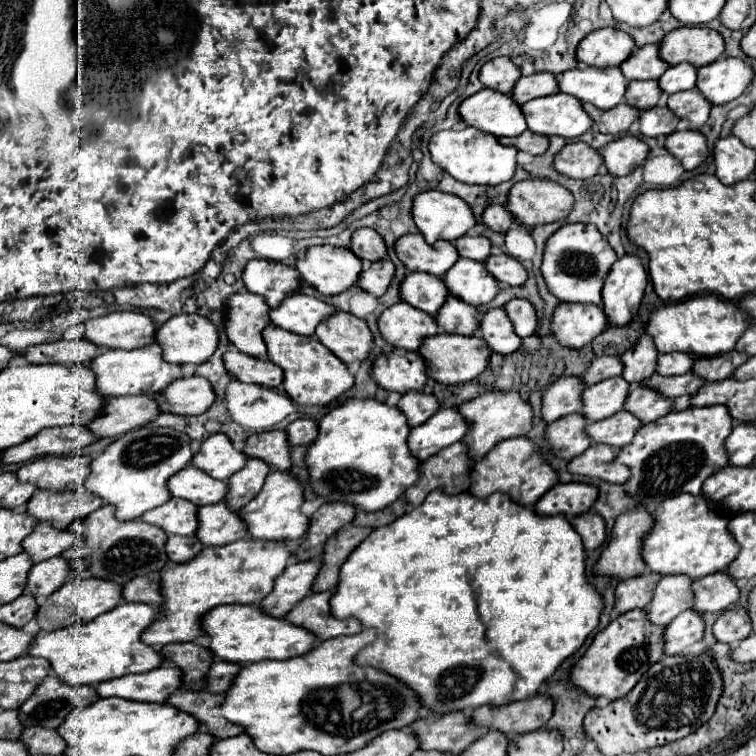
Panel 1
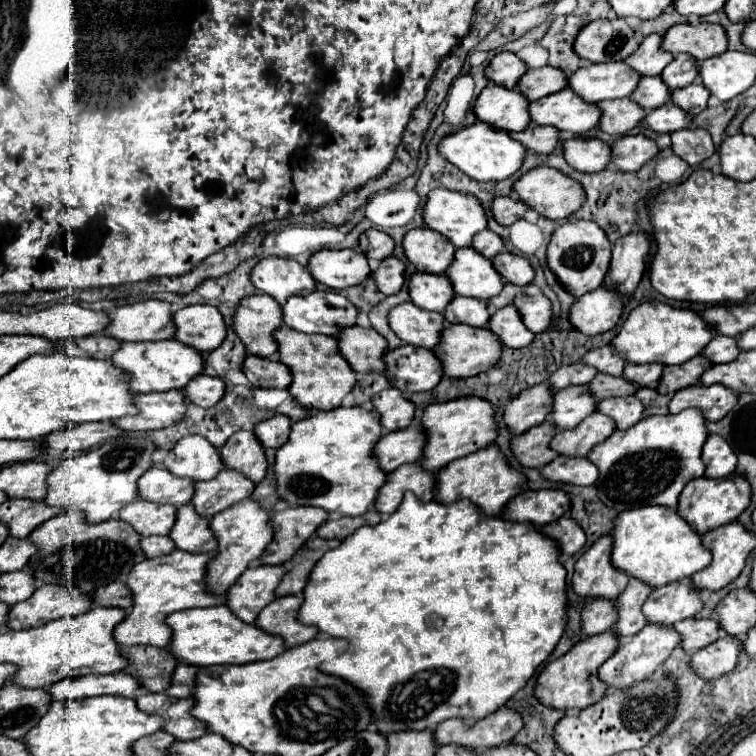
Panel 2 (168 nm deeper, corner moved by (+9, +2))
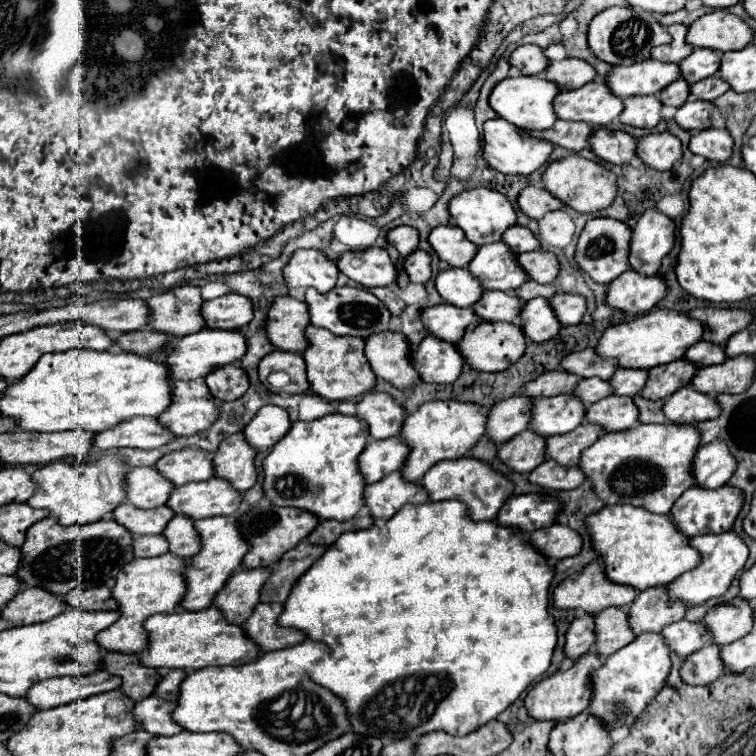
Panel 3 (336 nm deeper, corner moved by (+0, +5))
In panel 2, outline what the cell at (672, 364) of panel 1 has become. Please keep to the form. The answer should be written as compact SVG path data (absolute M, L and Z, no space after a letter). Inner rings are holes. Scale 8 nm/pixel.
M626 364L624 368L624 378L628 382L636 382L642 388L650 388L660 380L662 374L662 364L644 364L644 366L634 366L634 364Z

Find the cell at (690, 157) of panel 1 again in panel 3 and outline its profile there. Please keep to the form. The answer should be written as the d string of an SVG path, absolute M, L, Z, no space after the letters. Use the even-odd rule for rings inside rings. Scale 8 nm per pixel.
M705 129L705 131L695 131L689 141L689 149L695 155L701 155L709 161L723 163L731 157L733 153L733 139L727 129Z

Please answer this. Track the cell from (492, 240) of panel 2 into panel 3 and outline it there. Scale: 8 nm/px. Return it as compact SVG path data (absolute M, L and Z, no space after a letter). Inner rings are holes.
M513 225L509 227L509 231L505 231L505 235L501 237L501 241L513 249L515 253L523 253L523 251L535 251L539 249L539 241L535 239L535 235L521 225Z

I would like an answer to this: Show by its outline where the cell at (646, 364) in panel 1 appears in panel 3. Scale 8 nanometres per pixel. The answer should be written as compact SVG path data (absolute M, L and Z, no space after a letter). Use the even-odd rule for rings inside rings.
M583 349L577 353L567 355L561 361L561 369L571 371L581 377L601 377L601 379L611 379L613 373L619 369L615 359L605 359L595 353L595 349Z

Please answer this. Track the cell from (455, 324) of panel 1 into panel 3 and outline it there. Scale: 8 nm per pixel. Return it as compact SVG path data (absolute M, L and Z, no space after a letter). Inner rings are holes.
M485 291L473 305L473 311L483 321L515 321L521 311L521 301L503 291Z

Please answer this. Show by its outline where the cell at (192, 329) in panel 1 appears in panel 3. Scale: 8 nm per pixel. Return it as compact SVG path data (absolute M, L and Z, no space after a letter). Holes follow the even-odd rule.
M227 293L213 301L205 301L201 307L201 317L207 329L239 331L249 323L249 319L253 319L253 307L247 297Z

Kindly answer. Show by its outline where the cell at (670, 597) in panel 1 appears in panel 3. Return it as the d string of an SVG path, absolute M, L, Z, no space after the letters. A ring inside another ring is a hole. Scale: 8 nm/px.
M609 607L595 617L597 643L595 651L601 659L609 657L617 649L633 641L633 631L629 631L629 613L621 607Z

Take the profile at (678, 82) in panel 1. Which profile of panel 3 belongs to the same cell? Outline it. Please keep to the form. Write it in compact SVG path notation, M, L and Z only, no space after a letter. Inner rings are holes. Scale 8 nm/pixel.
M695 49L689 57L685 57L679 63L679 69L681 69L681 77L687 83L701 81L719 71L719 55L717 51L711 49Z

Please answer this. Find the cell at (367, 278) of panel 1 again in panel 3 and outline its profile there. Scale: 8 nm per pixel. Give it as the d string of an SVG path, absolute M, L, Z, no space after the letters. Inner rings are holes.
M413 251L405 257L403 269L411 283L425 283L431 277L431 257L425 251Z

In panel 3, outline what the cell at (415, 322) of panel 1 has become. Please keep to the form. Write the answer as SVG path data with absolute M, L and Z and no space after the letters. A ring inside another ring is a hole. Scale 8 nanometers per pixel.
M443 303L443 305L427 307L425 311L421 311L419 319L425 325L425 329L433 333L437 339L457 343L465 327L477 321L477 315L473 313L471 307L463 309L463 307Z

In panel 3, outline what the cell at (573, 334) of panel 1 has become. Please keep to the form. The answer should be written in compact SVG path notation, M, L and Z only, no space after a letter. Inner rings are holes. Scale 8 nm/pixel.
M625 271L621 277L607 285L607 307L621 311L625 315L639 315L653 309L653 305L663 299L665 281L659 275L647 277L635 271Z

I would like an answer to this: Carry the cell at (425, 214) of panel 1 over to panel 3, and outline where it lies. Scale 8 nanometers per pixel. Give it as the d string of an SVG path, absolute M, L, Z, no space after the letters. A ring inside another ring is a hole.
M465 189L459 195L455 195L449 201L449 213L451 219L457 227L463 229L465 237L475 243L475 245L485 245L485 243L495 243L501 239L501 233L515 225L515 209L507 201L505 195L493 191L493 189Z

